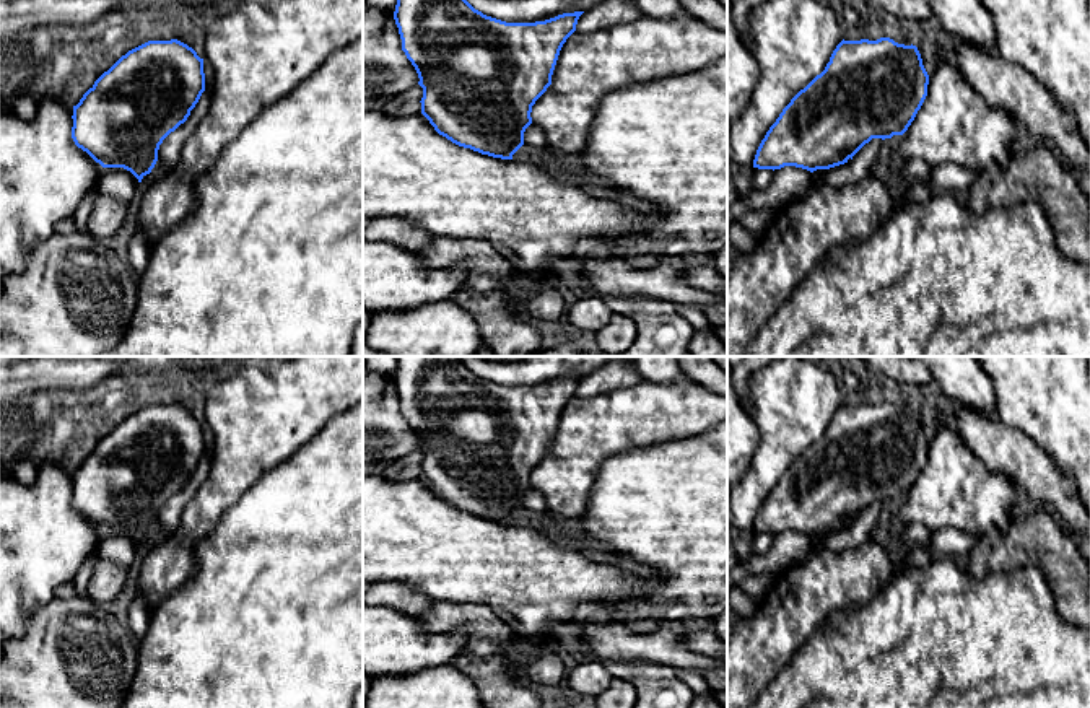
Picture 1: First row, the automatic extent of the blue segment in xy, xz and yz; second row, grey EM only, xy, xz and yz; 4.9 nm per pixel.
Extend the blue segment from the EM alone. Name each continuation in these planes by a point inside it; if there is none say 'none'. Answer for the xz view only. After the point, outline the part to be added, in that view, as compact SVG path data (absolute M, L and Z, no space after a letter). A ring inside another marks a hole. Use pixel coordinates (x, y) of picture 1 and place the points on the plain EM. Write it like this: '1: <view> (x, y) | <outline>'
1: xz (524, 518) | M522 509L522 511L512 519L512 524L514 524L514 526L529 527L534 519L548 521L548 511L545 511L545 513L542 513L540 516L537 516L537 514L534 514L532 511Z

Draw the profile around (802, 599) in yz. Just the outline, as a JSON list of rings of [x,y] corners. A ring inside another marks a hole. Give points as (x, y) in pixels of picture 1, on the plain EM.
[[[813,535],[807,558],[776,575],[756,612],[739,618],[727,638],[727,708],[750,708],[813,632],[826,628],[836,614],[867,604],[892,578],[895,565],[879,542],[867,539],[854,548],[830,552],[823,545],[828,535]]]

